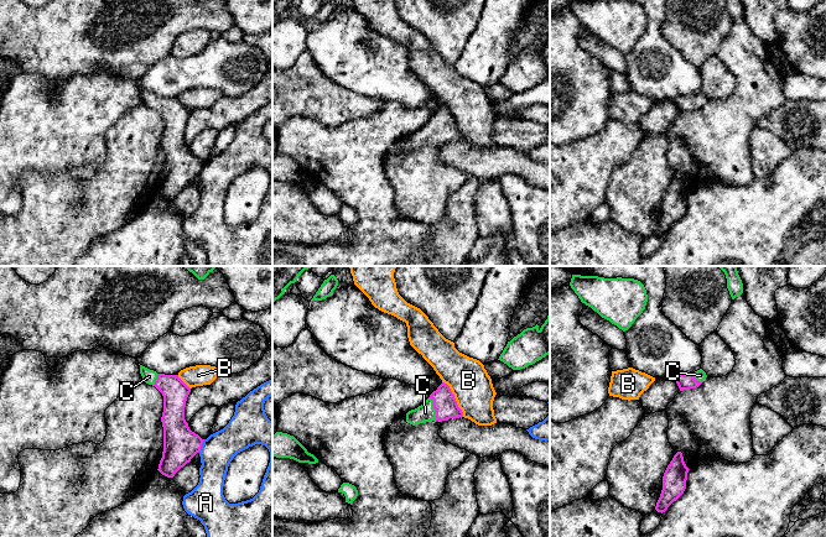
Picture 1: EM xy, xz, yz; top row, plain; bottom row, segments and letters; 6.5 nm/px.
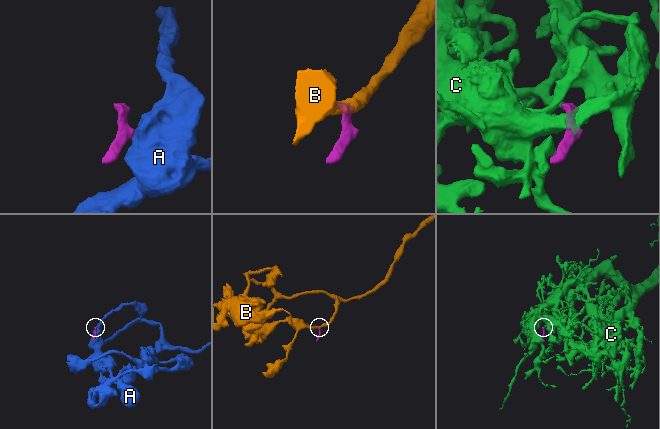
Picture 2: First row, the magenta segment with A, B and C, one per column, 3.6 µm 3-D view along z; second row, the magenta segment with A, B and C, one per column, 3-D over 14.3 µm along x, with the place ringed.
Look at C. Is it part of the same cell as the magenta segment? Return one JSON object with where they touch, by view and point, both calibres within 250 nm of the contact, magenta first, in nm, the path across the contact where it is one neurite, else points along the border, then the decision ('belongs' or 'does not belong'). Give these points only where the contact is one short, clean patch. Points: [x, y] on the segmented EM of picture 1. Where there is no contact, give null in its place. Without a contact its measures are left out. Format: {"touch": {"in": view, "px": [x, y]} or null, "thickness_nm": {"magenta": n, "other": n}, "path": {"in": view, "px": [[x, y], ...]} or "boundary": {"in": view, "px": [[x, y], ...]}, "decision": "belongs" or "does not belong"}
{"touch": {"in": "xz", "px": [434, 407]}, "thickness_nm": {"magenta": 150, "other": 120}, "path": {"in": "xz", "px": [[446, 407], [434, 407], [425, 412]]}, "decision": "belongs"}

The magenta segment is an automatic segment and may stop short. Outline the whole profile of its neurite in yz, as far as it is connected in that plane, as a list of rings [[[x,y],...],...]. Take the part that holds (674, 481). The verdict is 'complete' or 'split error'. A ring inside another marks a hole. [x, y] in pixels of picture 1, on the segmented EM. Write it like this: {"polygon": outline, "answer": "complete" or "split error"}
{"polygon": [[[677,452],[663,476],[663,490],[655,506],[658,512],[665,512],[684,494],[689,470],[682,453]]], "answer": "complete"}

